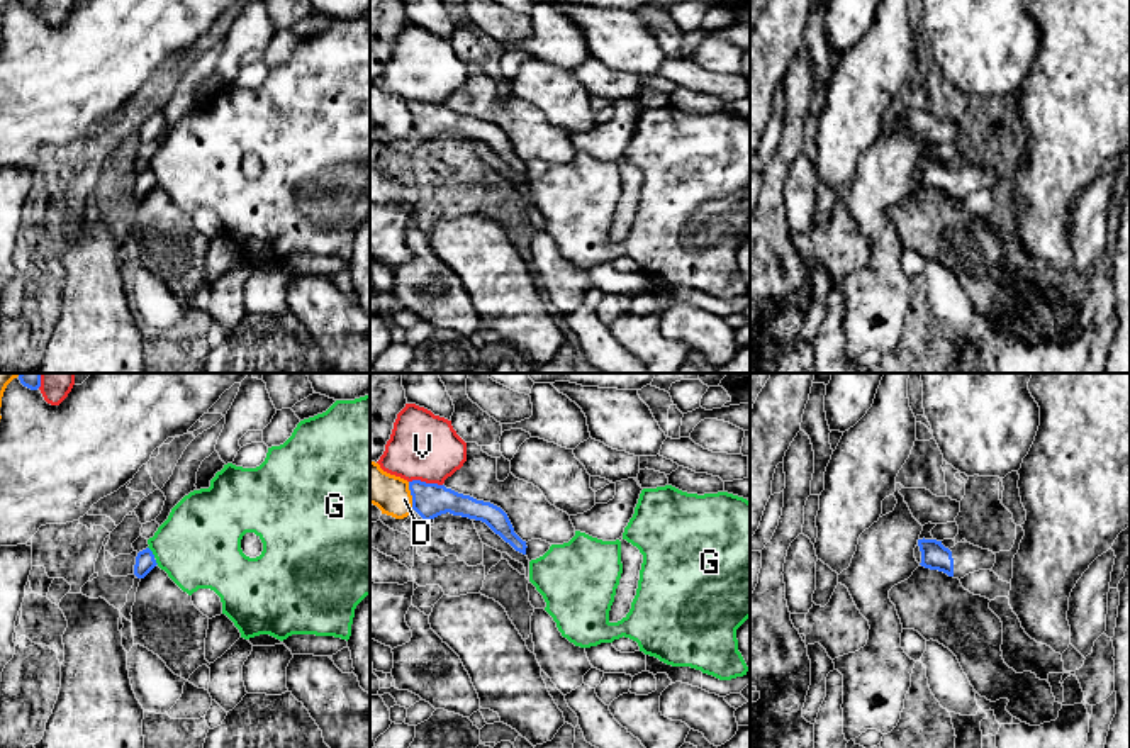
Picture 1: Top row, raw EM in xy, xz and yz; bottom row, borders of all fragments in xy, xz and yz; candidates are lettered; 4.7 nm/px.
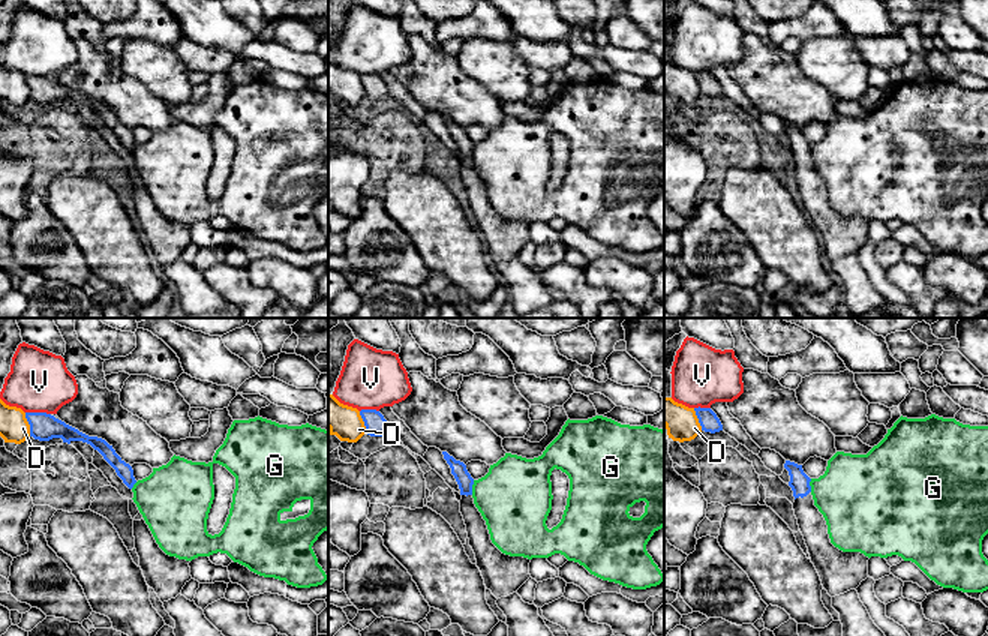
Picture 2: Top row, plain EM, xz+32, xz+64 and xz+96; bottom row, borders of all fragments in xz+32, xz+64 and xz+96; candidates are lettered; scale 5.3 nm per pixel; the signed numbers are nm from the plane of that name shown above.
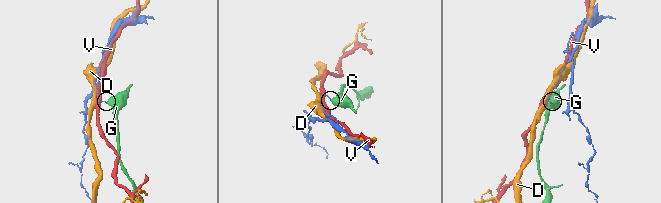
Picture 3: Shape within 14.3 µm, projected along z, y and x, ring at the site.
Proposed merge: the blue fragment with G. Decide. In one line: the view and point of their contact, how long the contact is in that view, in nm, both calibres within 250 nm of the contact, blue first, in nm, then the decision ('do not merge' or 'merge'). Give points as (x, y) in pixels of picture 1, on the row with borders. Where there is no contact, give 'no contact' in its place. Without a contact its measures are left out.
meets blue in xy at (151, 552); contact 70 nm long; 100 nm thick on the blue side, 400 nm on the other; do not merge

